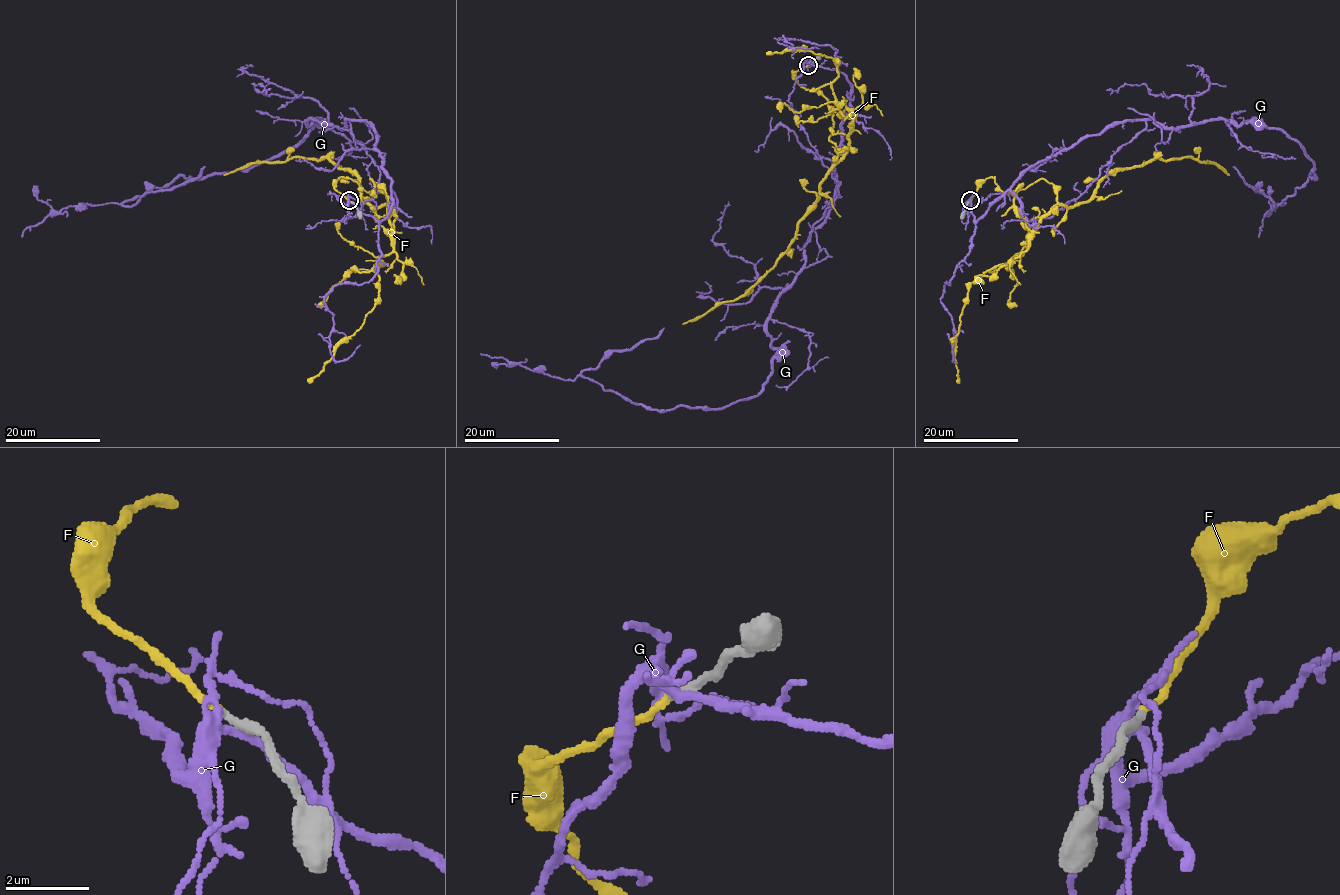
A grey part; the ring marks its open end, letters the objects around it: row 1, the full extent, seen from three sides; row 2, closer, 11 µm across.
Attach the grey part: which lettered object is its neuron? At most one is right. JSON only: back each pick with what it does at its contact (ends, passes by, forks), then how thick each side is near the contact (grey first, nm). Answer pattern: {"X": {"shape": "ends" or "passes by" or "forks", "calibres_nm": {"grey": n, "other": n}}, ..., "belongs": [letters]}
{"F": {"shape": "ends", "calibres_nm": {"grey": 220, "other": 140}}, "belongs": ["F"]}

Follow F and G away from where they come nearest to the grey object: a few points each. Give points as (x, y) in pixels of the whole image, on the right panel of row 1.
F: (969, 200), (988, 177), (1004, 192), (1045, 179), (1073, 206), (1153, 158), (1193, 157), (1229, 175)
G: (969, 203), (975, 221), (1031, 166), (1123, 123), (1251, 119), (1302, 145), (1315, 176), (1269, 211), (1258, 237)

